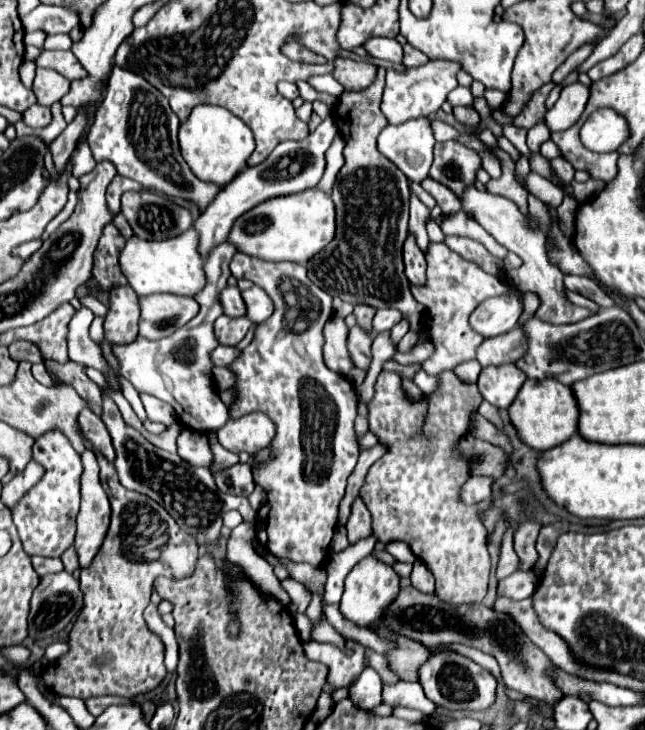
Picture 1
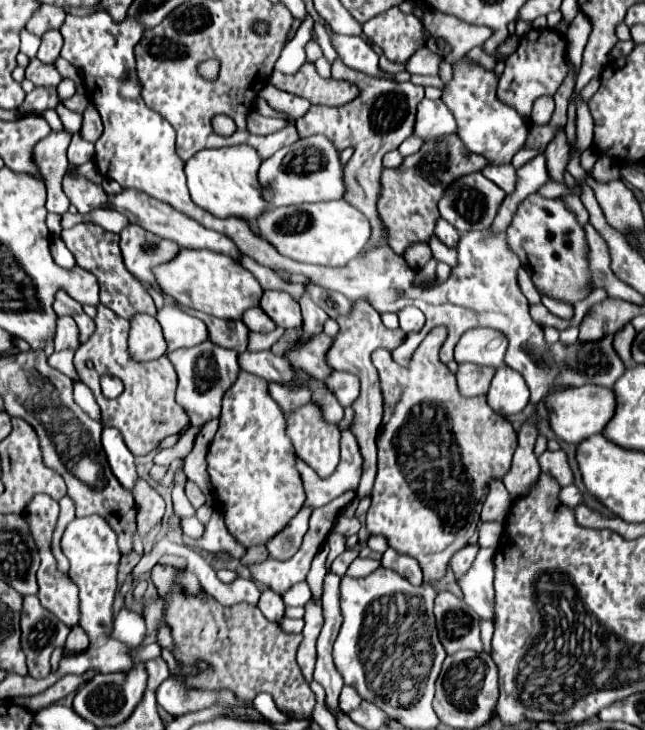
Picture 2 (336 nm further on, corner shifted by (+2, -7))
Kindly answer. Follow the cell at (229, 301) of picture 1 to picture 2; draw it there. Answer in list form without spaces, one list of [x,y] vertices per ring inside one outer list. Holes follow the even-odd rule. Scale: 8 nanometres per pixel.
[[[253,307],[253,309],[245,311],[243,323],[251,331],[257,331],[257,333],[267,333],[267,331],[273,331],[275,329],[275,323],[261,311],[261,307]]]

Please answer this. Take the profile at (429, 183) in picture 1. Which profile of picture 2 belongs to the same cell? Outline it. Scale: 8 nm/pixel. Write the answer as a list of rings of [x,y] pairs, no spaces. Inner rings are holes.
[[[437,219],[437,227],[435,227],[435,235],[447,245],[447,247],[457,247],[457,241],[459,241],[459,231],[451,225],[451,223],[445,223],[445,219]]]

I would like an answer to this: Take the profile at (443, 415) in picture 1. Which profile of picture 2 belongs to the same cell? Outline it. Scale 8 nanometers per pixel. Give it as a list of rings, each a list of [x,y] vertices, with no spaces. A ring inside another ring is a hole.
[[[445,327],[433,329],[415,351],[408,367],[399,367],[393,361],[391,351],[385,349],[377,349],[371,355],[373,365],[379,371],[385,415],[377,435],[379,463],[371,507],[367,511],[367,531],[371,535],[383,535],[391,549],[417,559],[425,583],[443,579],[449,559],[469,543],[467,529],[479,525],[477,511],[481,511],[485,501],[489,479],[503,477],[511,469],[511,459],[517,449],[517,431],[511,421],[491,411],[483,395],[463,397],[459,393],[455,375],[437,357],[445,337]]]

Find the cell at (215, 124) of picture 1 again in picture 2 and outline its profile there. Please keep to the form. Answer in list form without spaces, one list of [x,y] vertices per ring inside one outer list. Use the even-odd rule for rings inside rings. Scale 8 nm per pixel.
[[[233,145],[233,147],[197,151],[197,155],[185,161],[187,187],[189,187],[193,203],[217,217],[237,215],[247,221],[257,219],[261,213],[269,209],[269,205],[263,203],[261,199],[261,189],[257,183],[257,171],[259,171],[261,161],[263,159],[249,145]]]

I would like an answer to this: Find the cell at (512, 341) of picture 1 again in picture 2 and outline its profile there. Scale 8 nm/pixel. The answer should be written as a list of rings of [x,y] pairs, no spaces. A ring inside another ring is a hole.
[[[461,363],[459,377],[457,377],[461,395],[465,395],[465,397],[485,395],[493,375],[495,375],[493,367],[477,367],[475,363]]]

